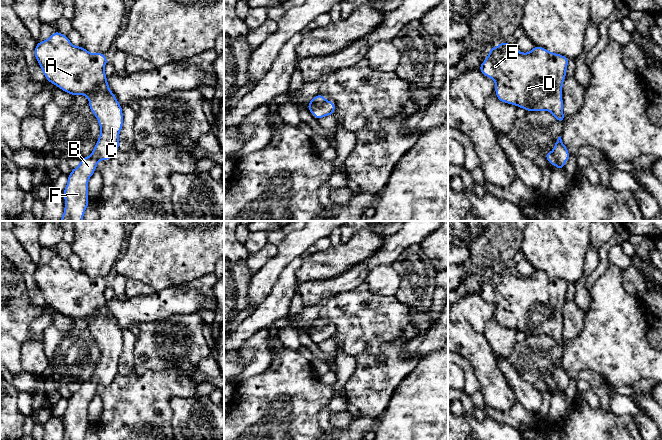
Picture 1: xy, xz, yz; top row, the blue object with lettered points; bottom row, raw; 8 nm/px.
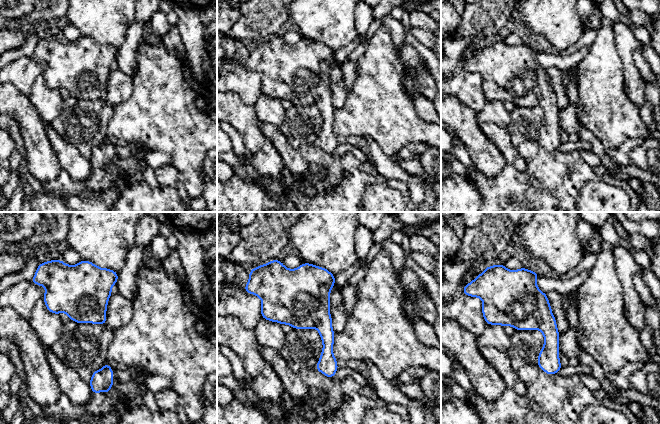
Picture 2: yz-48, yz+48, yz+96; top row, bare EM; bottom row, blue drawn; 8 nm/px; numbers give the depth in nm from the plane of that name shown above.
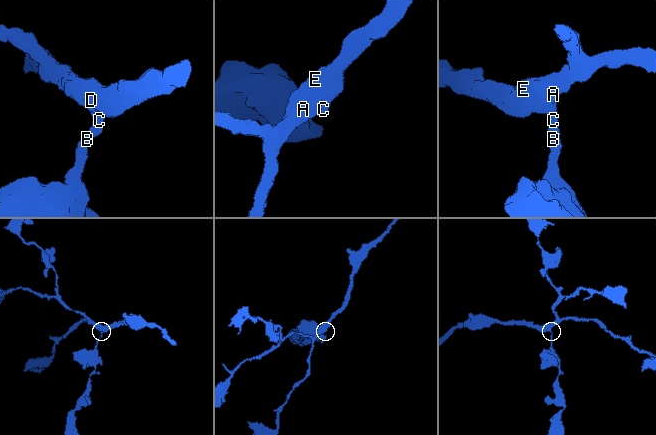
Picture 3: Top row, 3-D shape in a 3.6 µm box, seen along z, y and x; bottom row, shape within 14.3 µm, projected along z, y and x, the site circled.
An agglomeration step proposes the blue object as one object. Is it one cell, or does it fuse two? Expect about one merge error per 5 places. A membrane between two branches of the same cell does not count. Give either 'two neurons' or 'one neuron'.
one neuron

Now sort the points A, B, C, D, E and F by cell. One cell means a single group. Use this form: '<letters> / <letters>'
A B C D E F

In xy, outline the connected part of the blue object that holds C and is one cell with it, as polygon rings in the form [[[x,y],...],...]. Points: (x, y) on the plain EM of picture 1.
[[[54,256],[47,264],[38,266],[34,279],[48,306],[73,319],[84,319],[89,323],[89,332],[98,344],[100,360],[90,380],[81,383],[80,388],[68,399],[63,415],[65,432],[63,440],[84,440],[88,431],[88,405],[101,384],[109,384],[119,374],[119,357],[123,351],[122,330],[107,307],[104,291],[108,287],[105,277],[90,277],[82,270],[74,270],[68,260]]]

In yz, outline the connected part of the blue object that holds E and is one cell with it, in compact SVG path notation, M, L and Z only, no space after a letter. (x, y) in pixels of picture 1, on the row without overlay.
M503 266L490 273L479 292L484 300L495 305L499 325L528 336L546 334L562 346L562 311L568 284L540 270L522 277Z

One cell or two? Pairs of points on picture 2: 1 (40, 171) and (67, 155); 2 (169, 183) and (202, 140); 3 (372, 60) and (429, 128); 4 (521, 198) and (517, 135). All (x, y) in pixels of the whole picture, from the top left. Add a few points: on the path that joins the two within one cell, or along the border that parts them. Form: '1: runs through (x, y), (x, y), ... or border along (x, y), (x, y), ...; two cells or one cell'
1: border along (48, 139), (62, 168); two cells
2: border along (168, 163), (176, 169), (179, 180); two cells
3: runs through (379, 79), (379, 87), (410, 118); one cell
4: border along (536, 140), (525, 140), (517, 147); two cells

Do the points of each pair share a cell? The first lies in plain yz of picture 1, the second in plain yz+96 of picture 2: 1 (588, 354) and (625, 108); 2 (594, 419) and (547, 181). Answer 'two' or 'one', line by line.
1: one
2: one

